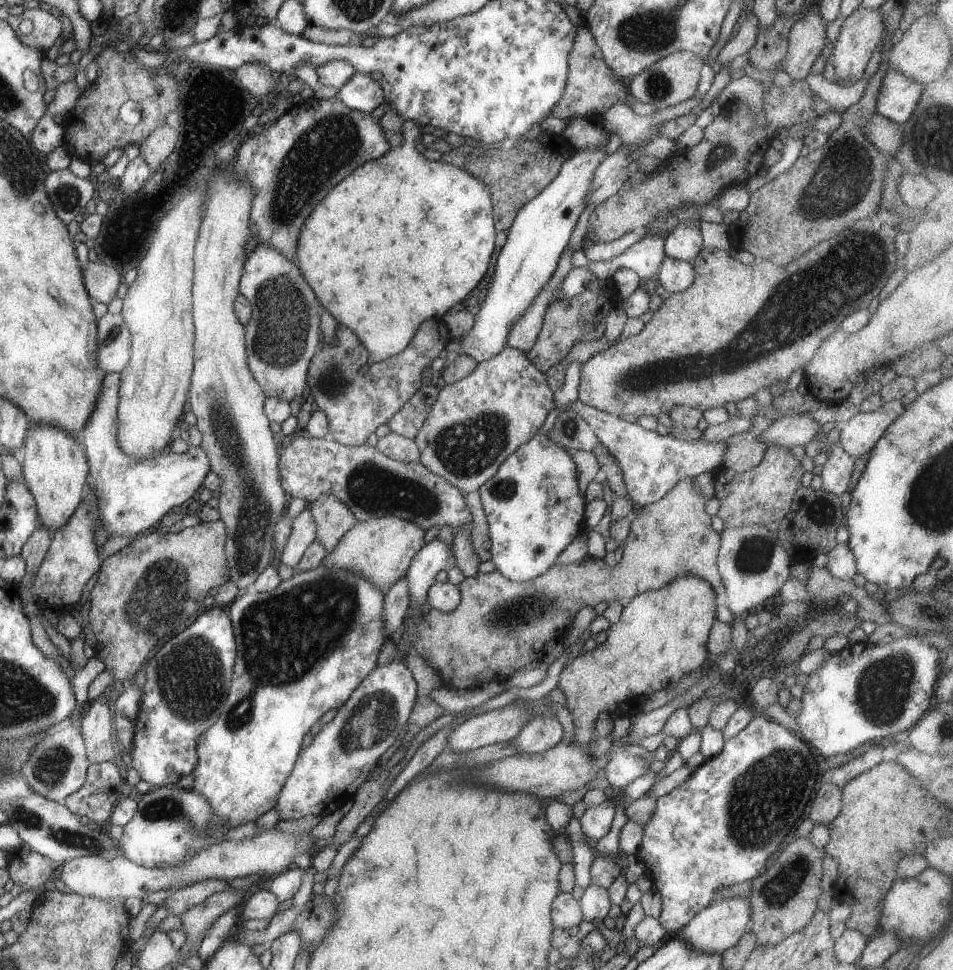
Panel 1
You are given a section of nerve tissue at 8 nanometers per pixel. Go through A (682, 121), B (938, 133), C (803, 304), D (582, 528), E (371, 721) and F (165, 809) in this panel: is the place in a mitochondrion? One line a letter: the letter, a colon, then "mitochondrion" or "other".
A: other
B: mitochondrion
C: mitochondrion
D: other
E: mitochondrion
F: mitochondrion

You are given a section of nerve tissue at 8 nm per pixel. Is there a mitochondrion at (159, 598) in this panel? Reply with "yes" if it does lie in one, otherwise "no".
yes

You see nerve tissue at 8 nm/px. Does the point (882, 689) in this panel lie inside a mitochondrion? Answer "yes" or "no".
yes

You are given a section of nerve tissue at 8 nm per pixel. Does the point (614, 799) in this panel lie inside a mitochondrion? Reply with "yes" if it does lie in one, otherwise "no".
no

